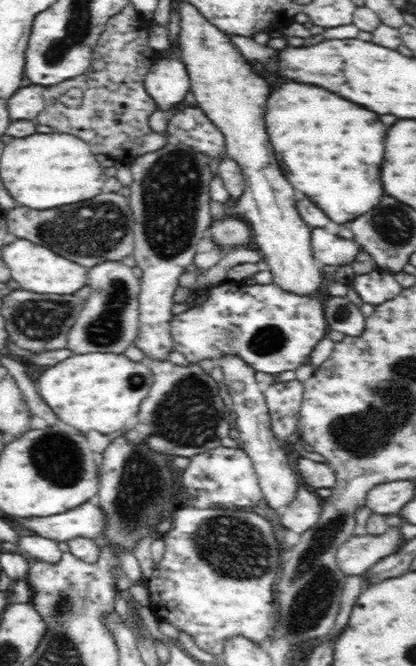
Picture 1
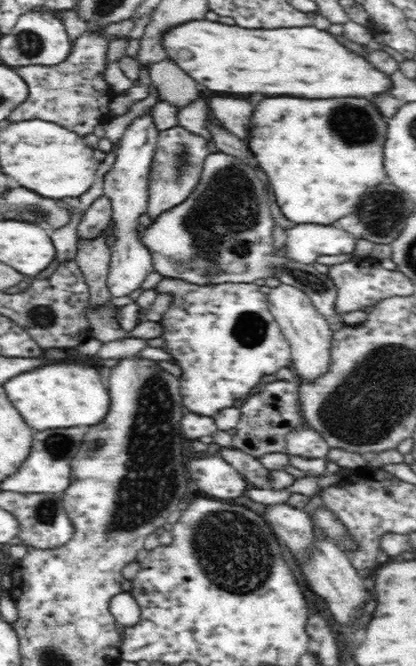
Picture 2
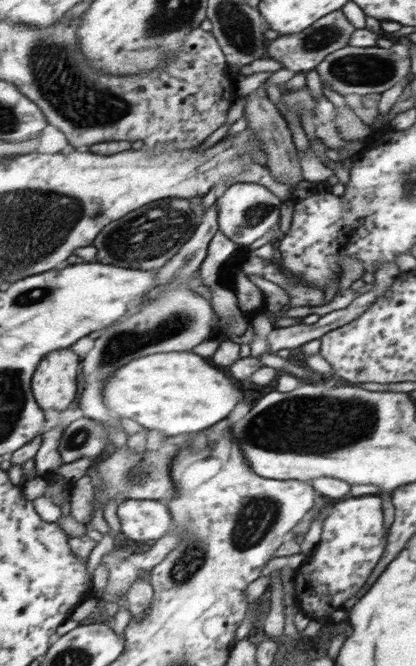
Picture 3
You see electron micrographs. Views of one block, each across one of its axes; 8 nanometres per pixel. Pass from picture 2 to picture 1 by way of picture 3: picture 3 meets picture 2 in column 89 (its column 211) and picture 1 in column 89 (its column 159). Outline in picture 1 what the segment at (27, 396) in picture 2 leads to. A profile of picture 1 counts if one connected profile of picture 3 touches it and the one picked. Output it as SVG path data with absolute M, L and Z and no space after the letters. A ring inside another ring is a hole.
M90 353L72 355L48 367L35 381L45 402L66 424L82 432L97 430L103 434L116 432L128 424L140 410L156 384L156 375L146 359L136 362L124 353Z

